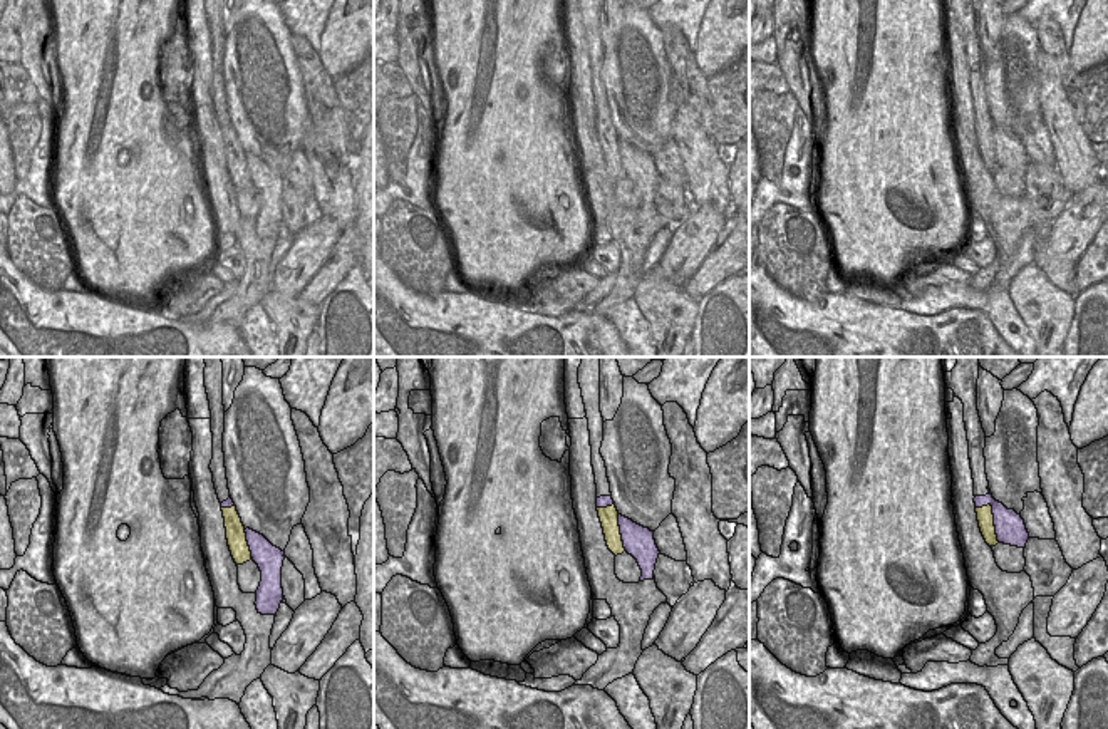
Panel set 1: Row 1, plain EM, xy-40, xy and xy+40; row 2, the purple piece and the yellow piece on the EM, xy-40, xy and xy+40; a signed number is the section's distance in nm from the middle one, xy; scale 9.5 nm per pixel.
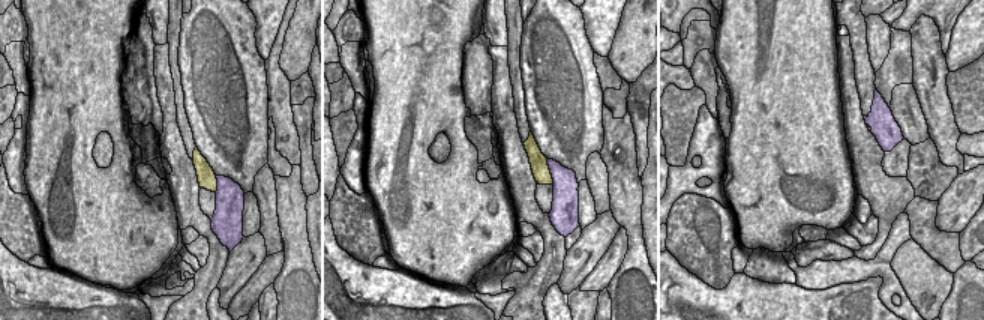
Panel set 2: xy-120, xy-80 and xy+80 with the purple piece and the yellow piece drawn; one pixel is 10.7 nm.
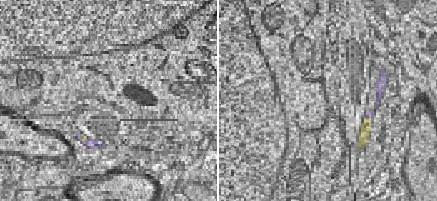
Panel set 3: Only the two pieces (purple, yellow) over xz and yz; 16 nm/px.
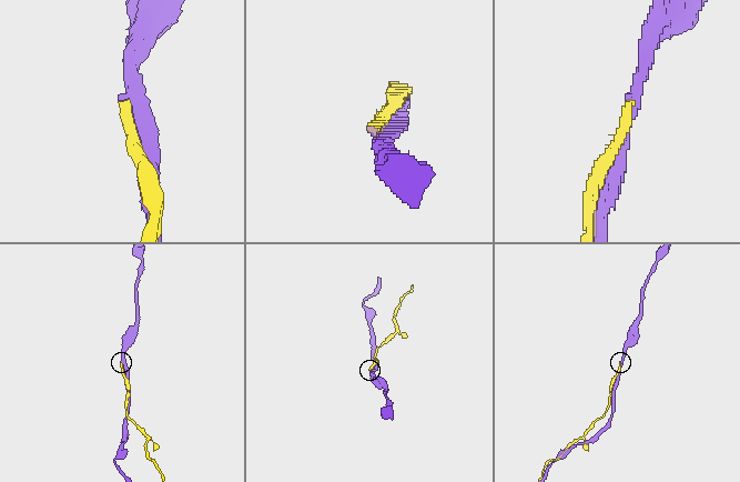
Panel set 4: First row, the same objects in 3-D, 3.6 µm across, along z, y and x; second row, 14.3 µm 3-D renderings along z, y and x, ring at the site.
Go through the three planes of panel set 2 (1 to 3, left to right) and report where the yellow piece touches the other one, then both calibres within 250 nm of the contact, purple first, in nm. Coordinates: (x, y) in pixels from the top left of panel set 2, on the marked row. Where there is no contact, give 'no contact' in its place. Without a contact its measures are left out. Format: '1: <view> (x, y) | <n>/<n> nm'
1: xy-120 (218, 184) | 320/190 nm
2: xy-80 (551, 172) | 260/190 nm
3: xy+80 (870, 126) | 280/30 nm

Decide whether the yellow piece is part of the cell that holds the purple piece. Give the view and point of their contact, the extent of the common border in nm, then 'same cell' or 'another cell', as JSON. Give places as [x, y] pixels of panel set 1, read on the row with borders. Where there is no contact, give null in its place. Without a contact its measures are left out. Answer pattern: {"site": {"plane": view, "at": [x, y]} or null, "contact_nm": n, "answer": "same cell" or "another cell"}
{"site": {"plane": "xy+40", "at": [994, 517]}, "contact_nm": 420, "answer": "another cell"}

